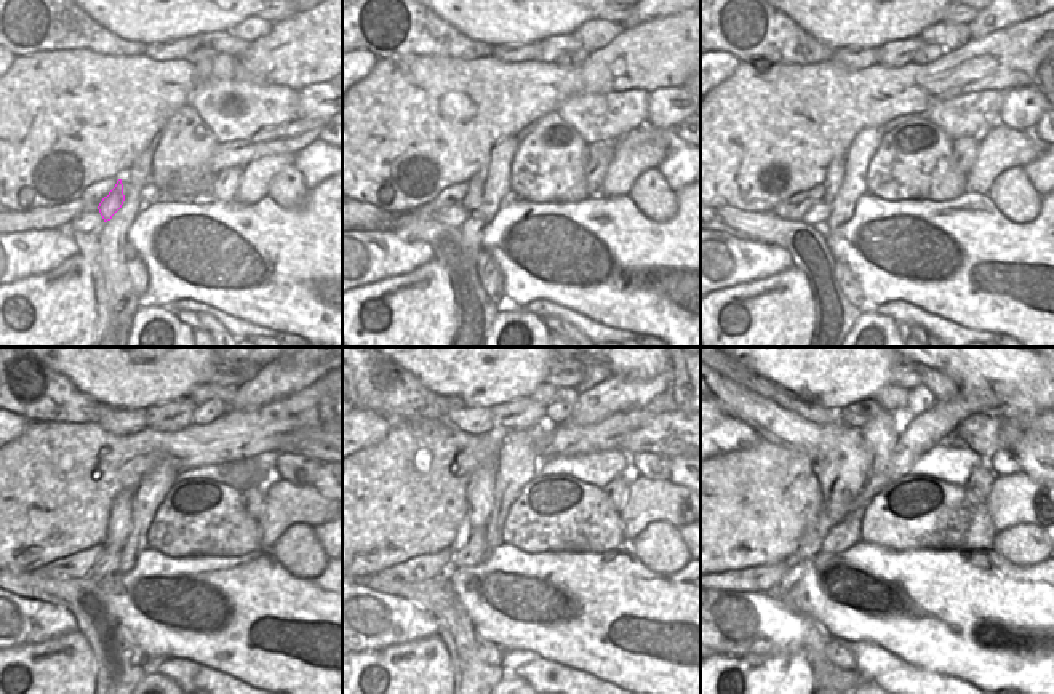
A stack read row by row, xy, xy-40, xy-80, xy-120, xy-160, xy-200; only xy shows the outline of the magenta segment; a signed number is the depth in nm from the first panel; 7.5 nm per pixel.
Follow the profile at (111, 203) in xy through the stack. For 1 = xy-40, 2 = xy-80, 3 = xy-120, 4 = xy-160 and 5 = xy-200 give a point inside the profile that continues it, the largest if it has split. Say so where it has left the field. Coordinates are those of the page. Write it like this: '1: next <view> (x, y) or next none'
1: next xy-40 (472, 200)
2: next xy-80 (835, 173)
3: next xy-120 (120, 522)
4: next xy-160 (480, 491)
5: next xy-200 (840, 458)

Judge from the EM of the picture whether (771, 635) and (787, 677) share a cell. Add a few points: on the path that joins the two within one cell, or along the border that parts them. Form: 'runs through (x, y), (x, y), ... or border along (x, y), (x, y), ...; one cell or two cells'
border along (803, 650), (779, 650), (766, 654), (741, 656); two cells

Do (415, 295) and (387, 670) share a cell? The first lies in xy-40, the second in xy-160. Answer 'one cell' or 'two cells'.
one cell

